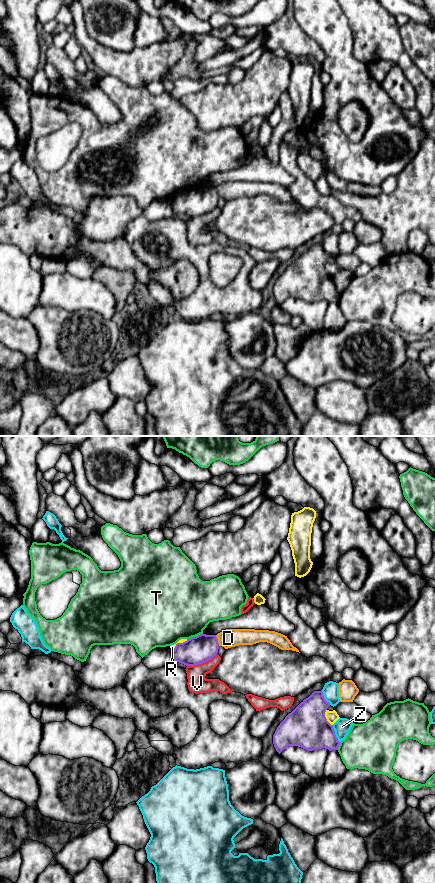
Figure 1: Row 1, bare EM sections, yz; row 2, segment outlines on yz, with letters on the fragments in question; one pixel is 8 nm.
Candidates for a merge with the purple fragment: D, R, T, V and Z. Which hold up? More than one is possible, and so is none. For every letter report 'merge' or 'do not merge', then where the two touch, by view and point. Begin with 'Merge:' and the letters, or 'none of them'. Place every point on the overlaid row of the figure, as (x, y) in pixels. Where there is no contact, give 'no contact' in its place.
Merge: none of them
D: do not merge; contact yz (217, 640)
R: do not merge; contact yz (325, 717)
T: do not merge; contact yz (194, 637)
V: do not merge; contact yz (202, 662)
Z: do not merge; contact yz (334, 734)

